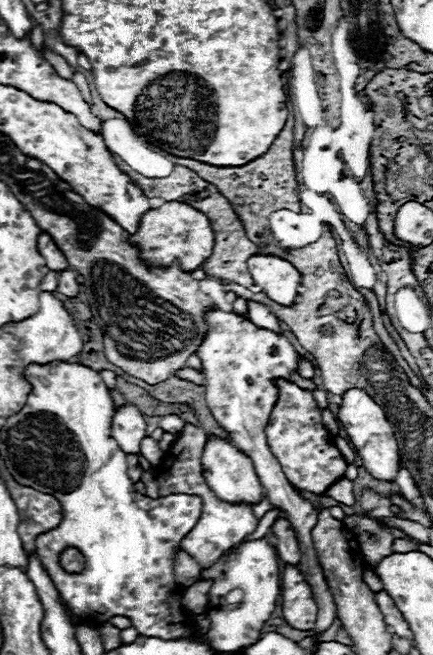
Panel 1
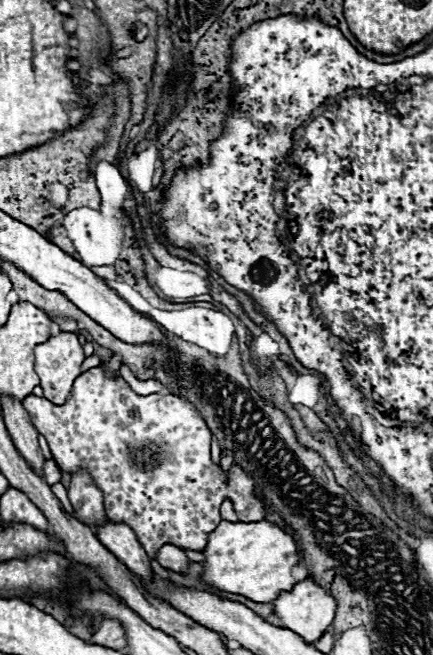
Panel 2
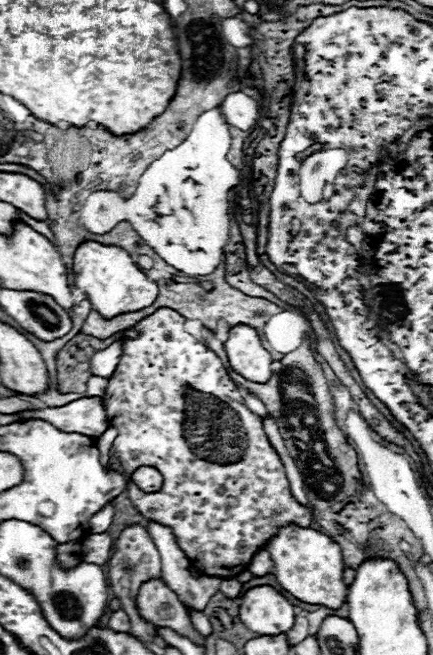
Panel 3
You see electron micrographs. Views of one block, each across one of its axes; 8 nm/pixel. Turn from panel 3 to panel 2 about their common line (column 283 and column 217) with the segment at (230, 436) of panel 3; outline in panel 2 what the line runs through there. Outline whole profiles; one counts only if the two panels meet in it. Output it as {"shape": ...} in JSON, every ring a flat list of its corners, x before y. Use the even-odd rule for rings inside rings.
{"shape":[[104,360,104,362,102,362,100,366,96,366,96,368,90,368,90,370,82,372,82,374,76,378,76,382,74,382,74,392,72,392,72,396,68,398,68,404,56,406,56,404,52,404,50,400,38,398,38,396,34,396,34,394,26,396,26,398,22,400,22,404,24,404,24,408,28,410,28,414,30,414,30,418,32,418,32,424,36,426,36,430,48,440,48,446,50,446,52,456,54,456,56,464,60,466,60,470,72,474,72,472,76,472,76,468,86,468,86,470,90,472,90,476,94,478,94,482,96,482,96,484,102,488,102,492,104,492,106,516,108,516,110,520,120,520,120,522,128,524,128,526,136,532,136,536,138,536,140,544,144,546,144,550,146,550,146,554,148,554,150,560,156,558,158,550,160,550,164,544,174,544,174,546,184,548,184,550,202,552,202,550,206,548,206,544,208,544,210,534,212,534,212,532,216,530,216,526,220,524,220,504,222,504,226,498,234,504,234,510,236,510,236,514,240,516,240,520,244,520,244,522,260,522,260,520,264,520,264,516,266,516,266,506,264,506,264,502,254,494,254,486,256,486,254,478,248,476,248,474,242,470,240,464,234,464,234,466,230,468,230,472,226,474,226,472,222,470,222,466,216,466,216,464,212,462,212,458,210,458,210,430,208,430,204,418,198,414,198,410,196,410,186,398,180,398,180,396,174,396,174,394,166,394,166,396,164,396,164,394,140,396,140,394,136,394,136,392,128,386,128,382,126,382,120,374,112,376,110,372,106,372,106,370,102,368,102,366,106,366,106,364,108,364,108,360]]}

